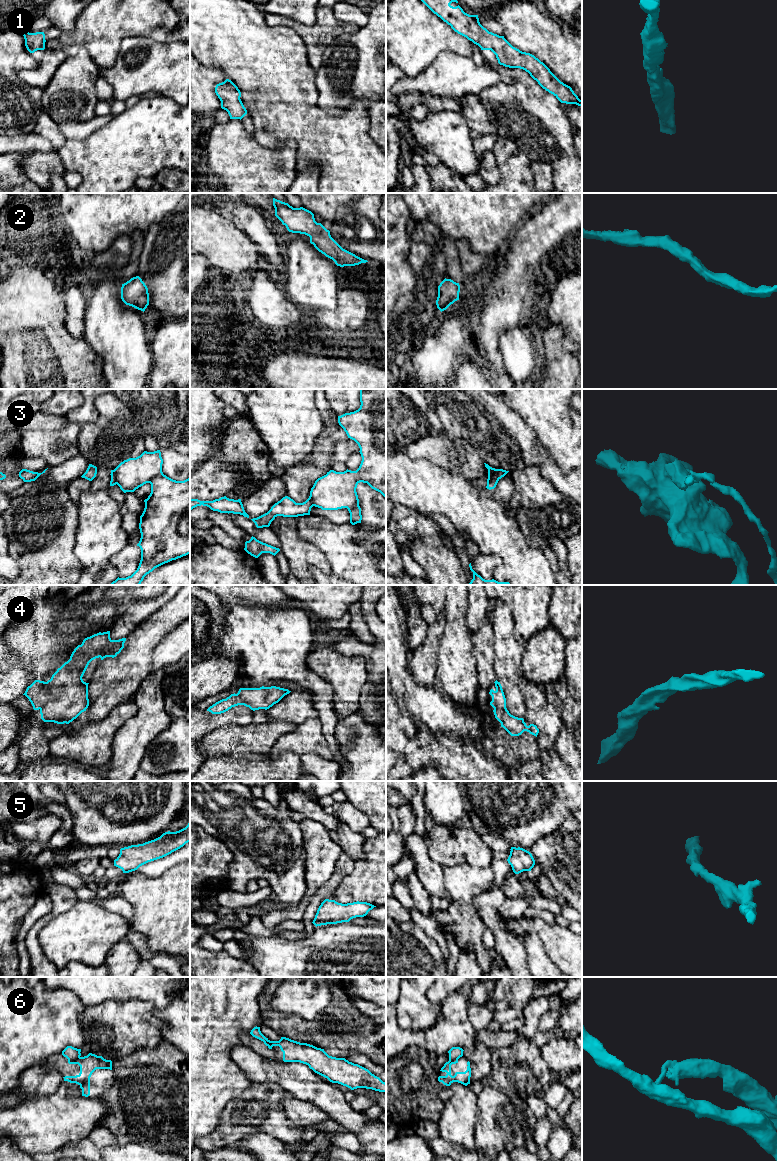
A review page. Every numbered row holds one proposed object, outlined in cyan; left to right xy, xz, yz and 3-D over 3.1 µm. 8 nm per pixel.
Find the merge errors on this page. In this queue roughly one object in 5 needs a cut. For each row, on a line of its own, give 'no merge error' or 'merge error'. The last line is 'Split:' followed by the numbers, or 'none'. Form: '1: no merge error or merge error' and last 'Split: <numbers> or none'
1: no merge error
2: no merge error
3: merge error
4: no merge error
5: no merge error
6: merge error
Split: 3, 6

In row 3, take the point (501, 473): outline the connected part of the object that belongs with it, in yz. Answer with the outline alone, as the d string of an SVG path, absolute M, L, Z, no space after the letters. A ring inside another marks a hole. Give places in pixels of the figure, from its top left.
M498 469L497 471L497 476L491 480L491 481L488 481L487 482L487 486L486 488L491 490L491 489L494 489L498 483L498 481L504 477L509 471L506 471L506 470L503 470L503 469Z

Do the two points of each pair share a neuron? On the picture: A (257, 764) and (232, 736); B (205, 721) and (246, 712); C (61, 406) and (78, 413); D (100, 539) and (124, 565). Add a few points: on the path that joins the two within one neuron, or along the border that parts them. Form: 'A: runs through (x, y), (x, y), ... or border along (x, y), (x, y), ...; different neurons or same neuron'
A: border along (269, 753), (232, 753), (224, 756); different neurons
B: runs through (215, 721), (236, 715); same neuron
C: border along (84, 399), (79, 406), (72, 408), (65, 415); different neurons
D: border along (129, 542), (110, 559), (110, 563), (117, 574); different neurons

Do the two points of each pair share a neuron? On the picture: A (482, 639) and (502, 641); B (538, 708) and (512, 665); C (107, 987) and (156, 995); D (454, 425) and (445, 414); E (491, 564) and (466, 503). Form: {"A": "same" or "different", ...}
{"A": "different", "B": "different", "C": "same", "D": "same", "E": "different"}

